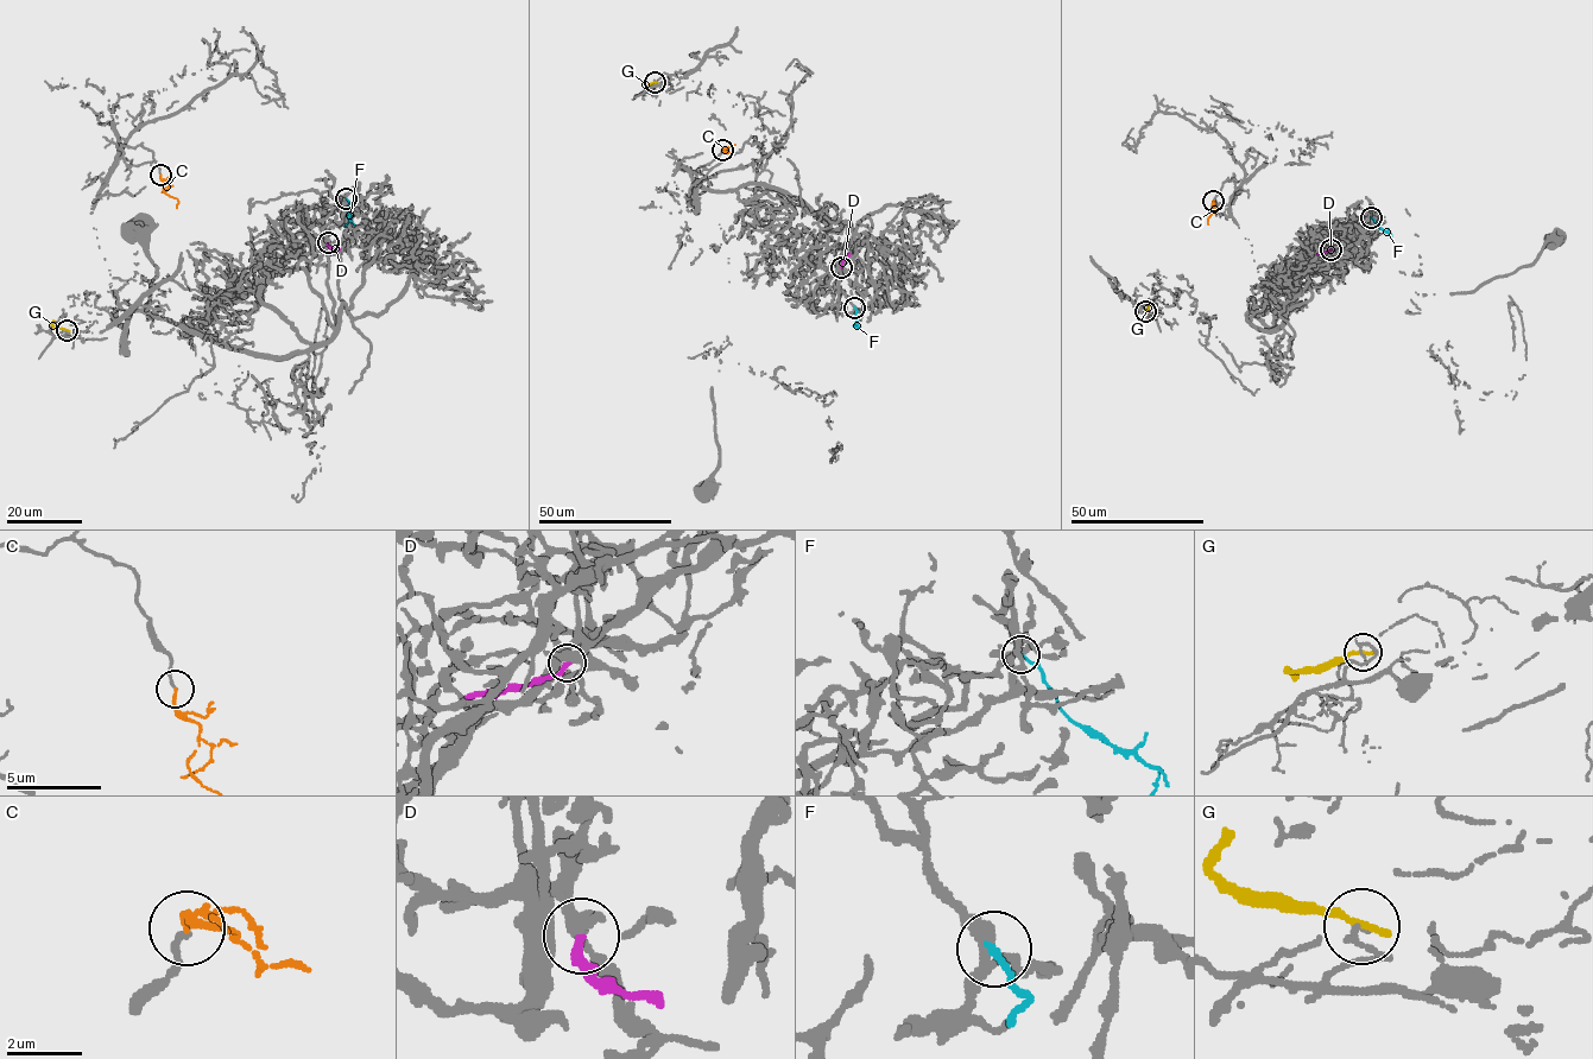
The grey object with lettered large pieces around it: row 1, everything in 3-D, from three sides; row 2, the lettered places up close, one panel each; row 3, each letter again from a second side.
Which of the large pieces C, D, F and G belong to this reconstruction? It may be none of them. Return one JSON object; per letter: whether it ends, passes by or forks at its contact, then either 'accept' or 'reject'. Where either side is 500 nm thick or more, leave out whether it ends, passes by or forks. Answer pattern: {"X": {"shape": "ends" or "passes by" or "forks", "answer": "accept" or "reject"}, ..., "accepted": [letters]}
{"C": {"shape": "ends", "answer": "accept"}, "D": {"shape": "ends", "answer": "accept"}, "F": {"shape": "ends", "answer": "reject"}, "G": {"shape": "ends", "answer": "reject"}, "accepted": ["C", "D"]}

